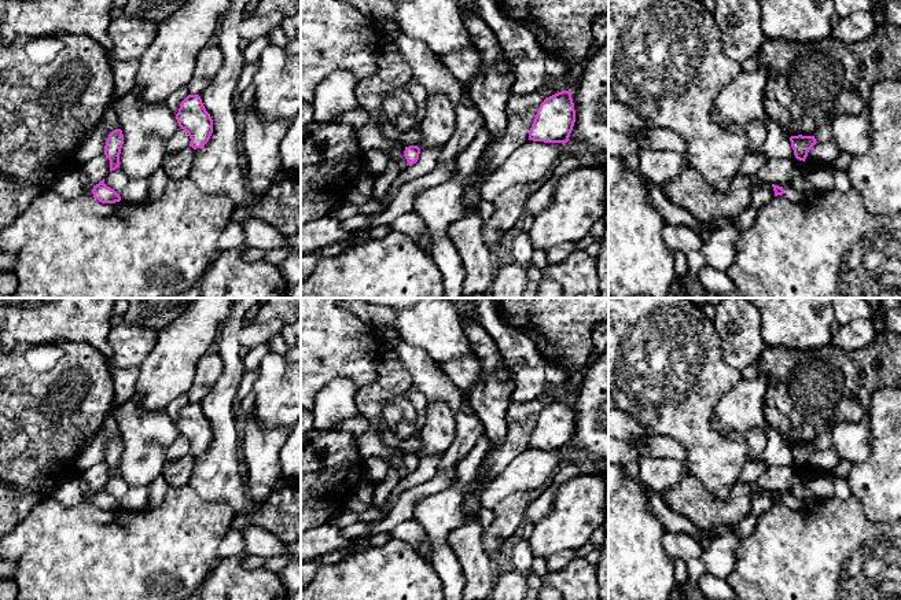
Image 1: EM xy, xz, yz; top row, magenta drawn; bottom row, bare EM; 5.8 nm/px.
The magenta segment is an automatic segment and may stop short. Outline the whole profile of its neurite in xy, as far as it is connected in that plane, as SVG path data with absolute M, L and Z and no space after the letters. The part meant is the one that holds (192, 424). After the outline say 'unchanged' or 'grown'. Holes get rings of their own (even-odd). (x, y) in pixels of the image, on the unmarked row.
M188 402L176 422L179 434L184 437L194 457L203 454L213 441L213 427L206 419L199 402Z; unchanged

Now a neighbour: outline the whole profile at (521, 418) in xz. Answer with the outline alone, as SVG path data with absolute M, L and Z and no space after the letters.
M547 390L534 401L511 402L505 412L507 434L497 446L490 448L477 478L485 476L489 482L497 478L511 460L529 448L529 439L540 412L562 398L566 398L563 390Z

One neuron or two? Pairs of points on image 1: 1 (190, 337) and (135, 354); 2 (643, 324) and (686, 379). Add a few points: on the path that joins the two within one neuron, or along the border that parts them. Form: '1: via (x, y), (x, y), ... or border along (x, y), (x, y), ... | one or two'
1: border along (157, 334), (153, 350), (139, 368) | two
2: via (646, 338), (672, 365) | one

